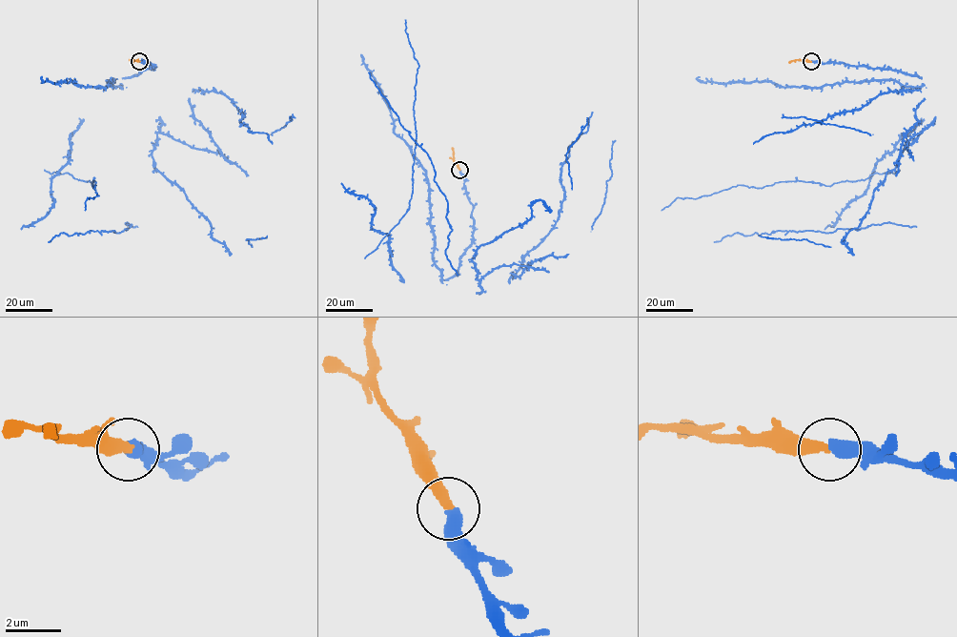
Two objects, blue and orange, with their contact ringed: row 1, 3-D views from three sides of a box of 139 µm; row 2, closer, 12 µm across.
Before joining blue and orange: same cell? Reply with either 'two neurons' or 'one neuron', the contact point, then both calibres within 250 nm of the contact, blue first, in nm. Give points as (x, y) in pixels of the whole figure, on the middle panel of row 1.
one neuron | (459, 170) | 500/360 nm

